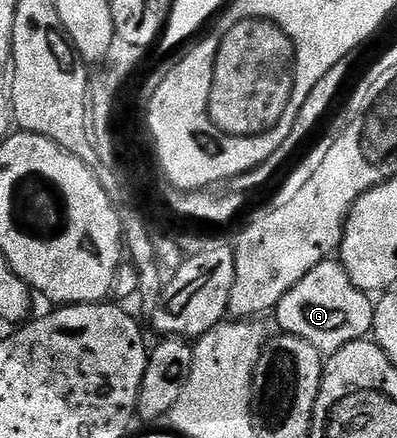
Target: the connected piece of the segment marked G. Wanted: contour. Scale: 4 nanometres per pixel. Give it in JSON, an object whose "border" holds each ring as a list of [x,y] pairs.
{"border":[[[331,257],[316,269],[309,271],[305,277],[278,302],[276,316],[283,332],[295,335],[308,345],[312,345],[323,356],[329,357],[334,352],[344,349],[344,345],[367,338],[374,325],[375,304],[370,303],[371,296],[352,285],[352,277],[342,267],[337,258]]]}

